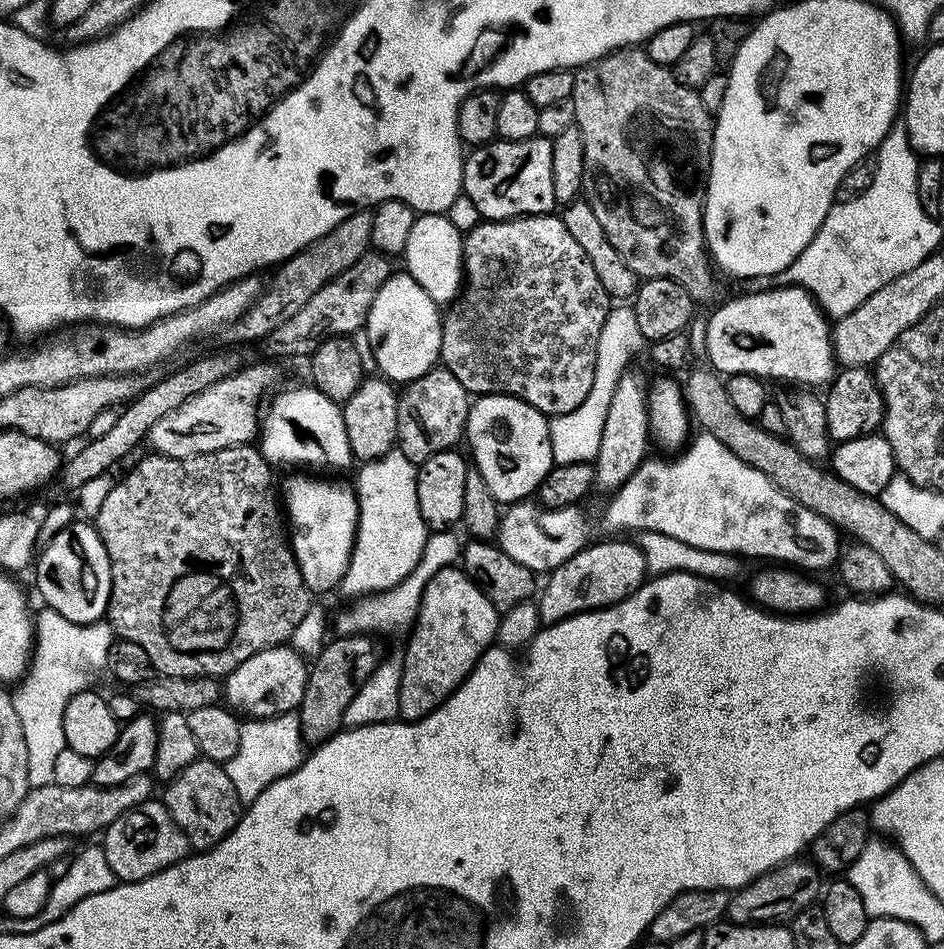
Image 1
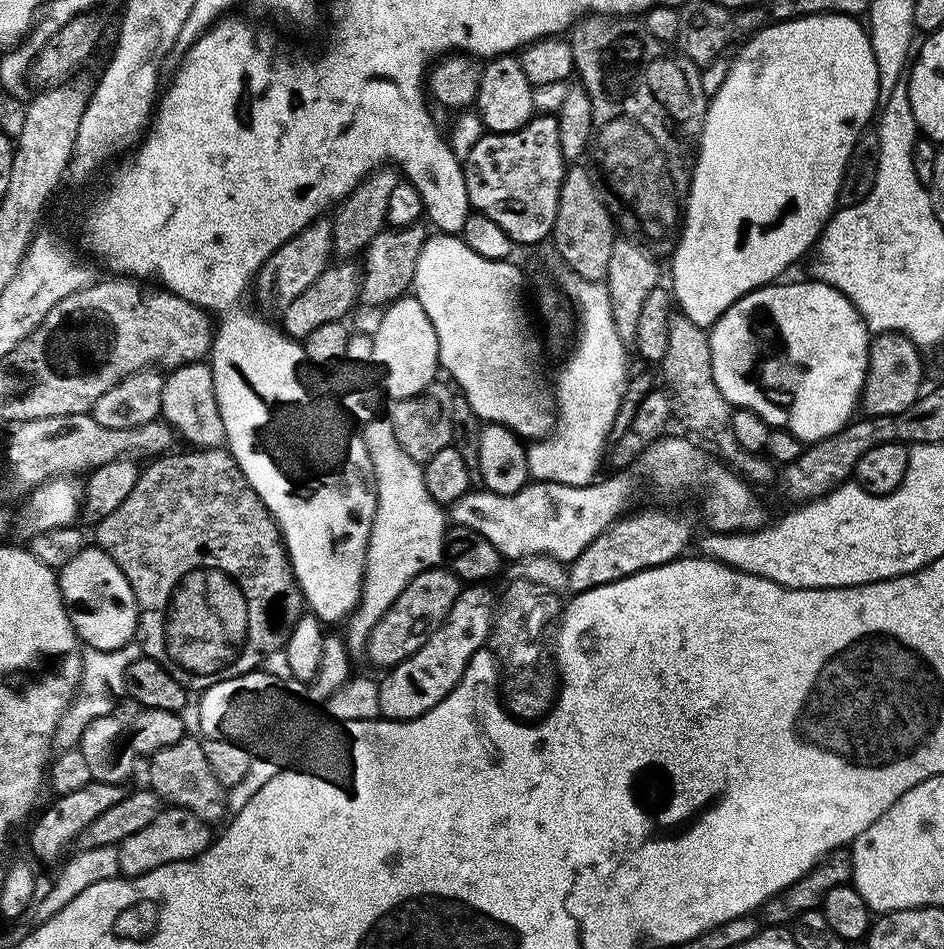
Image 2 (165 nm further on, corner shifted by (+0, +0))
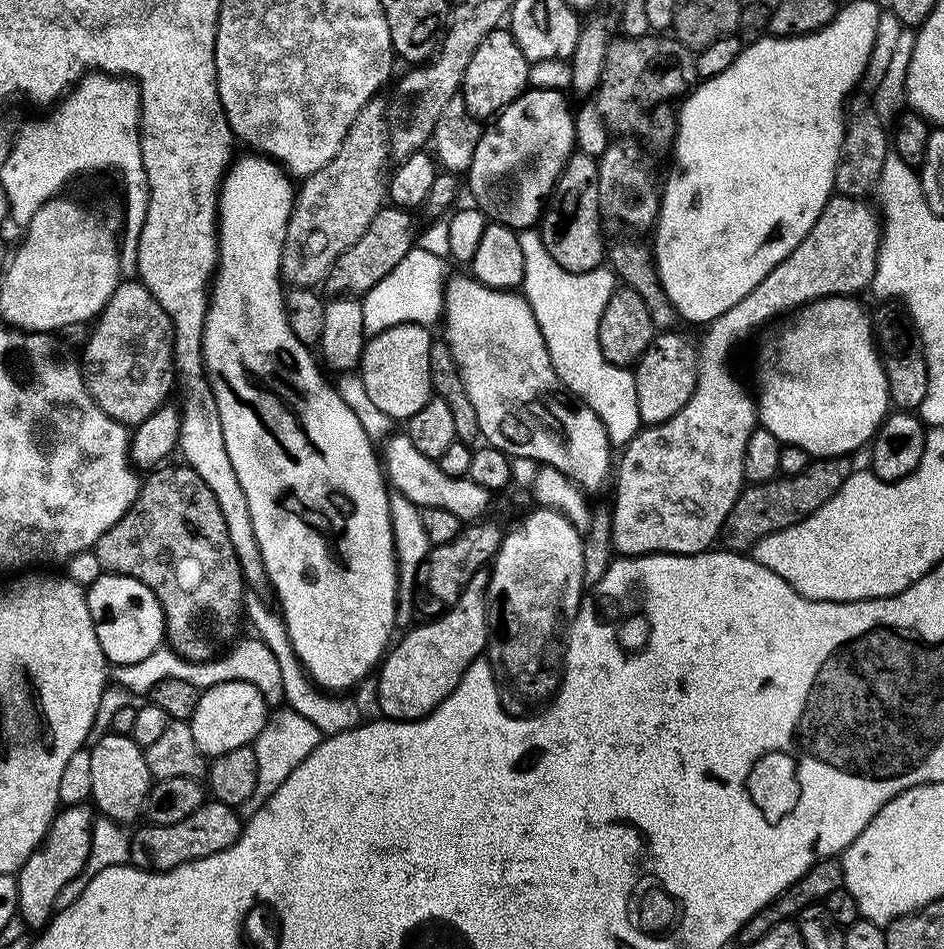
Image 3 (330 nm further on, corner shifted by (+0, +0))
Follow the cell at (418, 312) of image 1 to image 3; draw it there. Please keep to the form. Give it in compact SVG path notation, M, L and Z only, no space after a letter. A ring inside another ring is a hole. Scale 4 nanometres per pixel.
M419 324L397 326L369 339L364 345L364 358L360 362L359 375L364 377L366 391L370 393L378 410L386 414L389 421L406 422L426 402L431 400L432 390L432 346L434 337L427 327Z

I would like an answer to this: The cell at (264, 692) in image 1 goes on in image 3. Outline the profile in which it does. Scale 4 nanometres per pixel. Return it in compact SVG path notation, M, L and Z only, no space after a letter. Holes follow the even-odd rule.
M222 682L218 686L203 689L198 706L190 721L194 743L205 758L230 754L230 750L247 748L257 738L268 721L270 705L262 698L256 686L248 682Z

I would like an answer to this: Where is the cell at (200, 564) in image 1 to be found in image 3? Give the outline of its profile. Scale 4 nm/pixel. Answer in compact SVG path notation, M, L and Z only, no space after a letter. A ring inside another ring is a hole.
M179 466L180 468L168 467L157 467L143 477L140 493L137 494L135 502L130 506L130 510L126 510L126 514L122 514L122 518L118 518L118 522L114 522L114 526L110 526L110 530L106 530L102 534L102 538L98 538L94 551L100 567L105 573L113 576L138 578L138 582L145 584L156 595L164 611L164 630L167 647L174 649L183 660L194 660L197 662L210 660L233 639L231 636L236 632L235 620L241 619L244 611L246 583L243 574L240 572L239 560L236 557L234 546L231 545L230 535L227 534L226 522L223 521L222 511L219 510L218 502L215 501L214 494L211 493L210 488L206 486L205 482L202 482L202 478L198 478L198 474L194 474L192 468L187 466Z

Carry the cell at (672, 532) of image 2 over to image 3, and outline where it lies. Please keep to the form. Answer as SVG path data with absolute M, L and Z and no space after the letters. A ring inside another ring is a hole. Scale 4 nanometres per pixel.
M839 194L833 195L826 202L826 206L822 210L822 214L818 214L818 218L814 222L814 226L810 226L810 230L806 234L806 238L802 238L802 242L798 242L798 246L794 246L794 250L782 262L778 262L778 266L774 266L774 270L770 270L770 274L766 274L766 278L762 278L762 282L758 282L758 286L754 286L754 290L750 290L750 294L746 294L746 298L742 298L742 302L734 302L734 306L730 306L730 310L726 310L726 314L722 314L717 320L711 321L707 325L708 333L704 336L704 345L699 345L698 351L700 354L700 373L698 374L698 382L694 394L690 398L690 402L686 402L686 406L682 406L682 410L678 410L678 414L674 414L674 418L670 418L661 424L641 427L636 436L629 442L623 445L621 454L618 456L618 463L615 465L614 472L616 476L616 501L610 504L612 515L612 547L621 557L626 556L697 556L700 552L709 551L717 543L722 526L726 522L726 514L730 514L730 510L734 506L736 499L740 497L740 493L746 487L746 481L742 474L742 454L746 454L746 438L750 438L750 434L758 427L758 404L750 393L744 389L742 381L736 377L736 372L732 369L732 355L736 352L736 347L739 346L740 340L744 340L747 336L752 336L759 330L763 324L768 324L771 320L776 320L779 316L787 317L793 310L799 310L805 304L812 304L816 300L821 300L827 296L850 296L855 297L856 292L860 292L863 288L867 289L871 285L874 278L874 270L876 269L876 258L880 249L880 229L882 221L878 215L877 209L868 205L869 201L864 198L855 196L842 196Z

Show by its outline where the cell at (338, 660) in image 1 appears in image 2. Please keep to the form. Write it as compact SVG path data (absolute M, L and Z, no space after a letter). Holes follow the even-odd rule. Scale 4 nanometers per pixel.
M446 566L428 568L418 574L418 578L414 578L414 582L410 582L410 586L406 586L406 590L398 594L394 606L390 606L386 614L382 614L378 626L374 626L374 630L370 632L366 660L377 664L380 670L387 670L410 658L410 654L422 650L422 646L430 642L434 630L438 630L442 622L446 622L446 614L450 614L450 606L454 606L461 587L460 577L455 576Z

